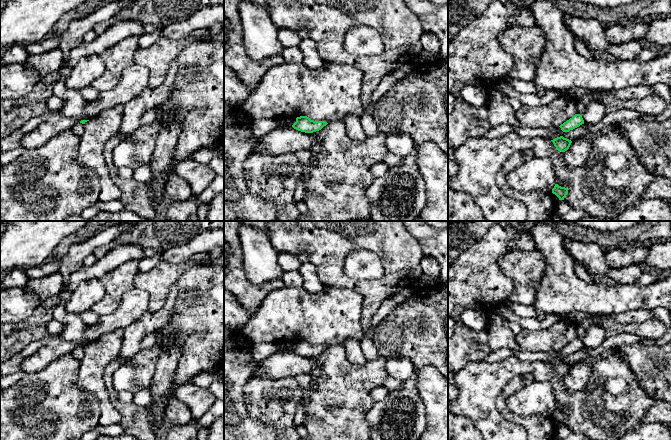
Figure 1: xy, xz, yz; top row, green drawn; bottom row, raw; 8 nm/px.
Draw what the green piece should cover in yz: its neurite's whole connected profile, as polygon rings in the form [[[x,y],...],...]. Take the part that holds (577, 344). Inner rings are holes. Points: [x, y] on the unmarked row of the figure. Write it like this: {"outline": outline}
{"outline": [[[588,316],[587,318],[577,322],[577,337],[561,348],[559,351],[563,356],[569,356],[570,354],[573,354],[580,349],[584,348],[584,344],[582,342],[582,339],[586,333],[586,331],[591,327],[594,326],[594,322],[592,320],[591,316]]]}

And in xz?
{"outline": [[[300,340],[296,342],[296,346],[292,351],[301,356],[313,357],[321,354],[327,348],[326,345],[314,345],[307,340]]]}

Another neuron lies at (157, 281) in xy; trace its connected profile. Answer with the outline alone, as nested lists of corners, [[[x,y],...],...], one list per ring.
[[[161,261],[146,272],[138,272],[134,278],[134,287],[150,295],[148,312],[160,310],[166,301],[170,287],[191,267],[191,262],[172,264]]]

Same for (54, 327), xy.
[[[56,319],[51,320],[47,324],[48,335],[52,336],[60,335],[64,328],[65,328],[64,324]]]

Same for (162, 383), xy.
[[[178,348],[162,350],[159,354],[156,371],[150,385],[152,405],[148,409],[155,430],[166,420],[164,411],[167,395],[173,390],[175,371],[181,351]]]

